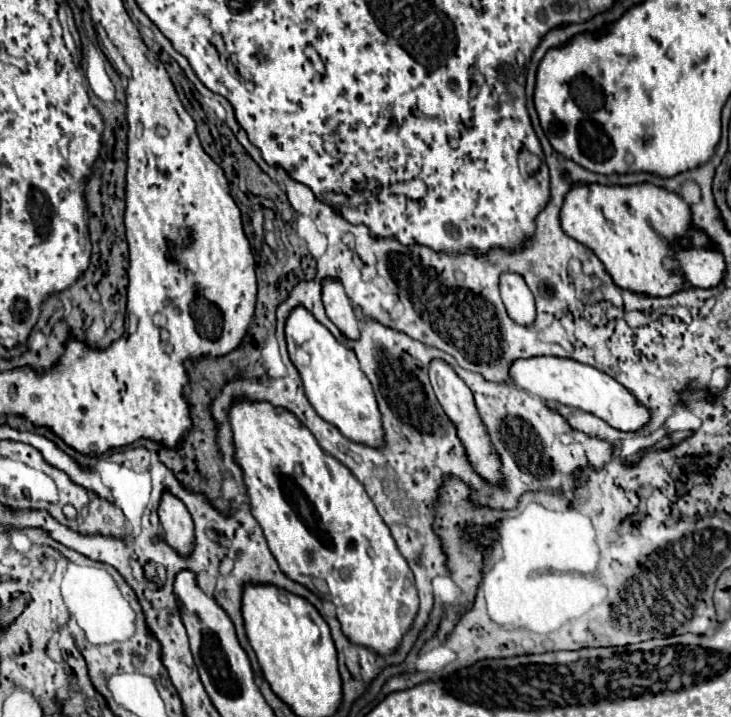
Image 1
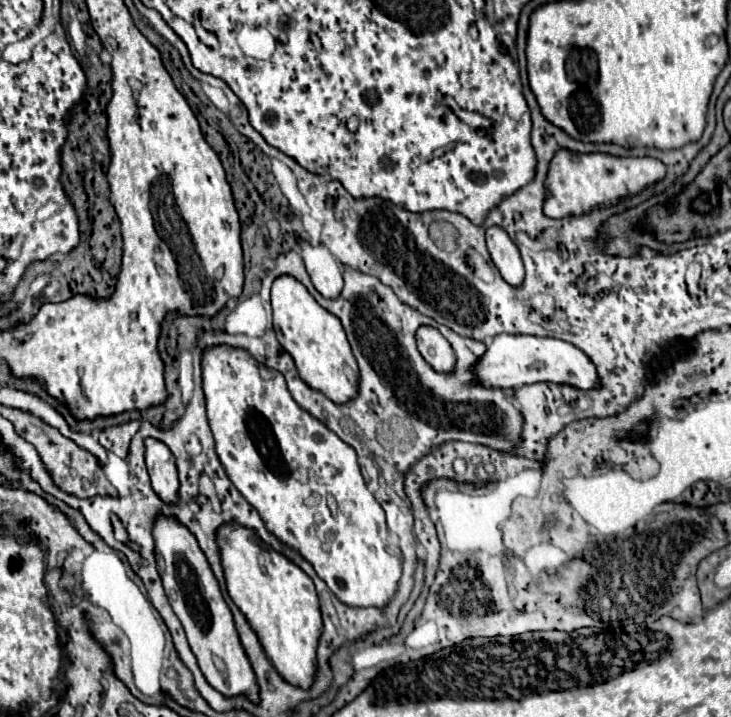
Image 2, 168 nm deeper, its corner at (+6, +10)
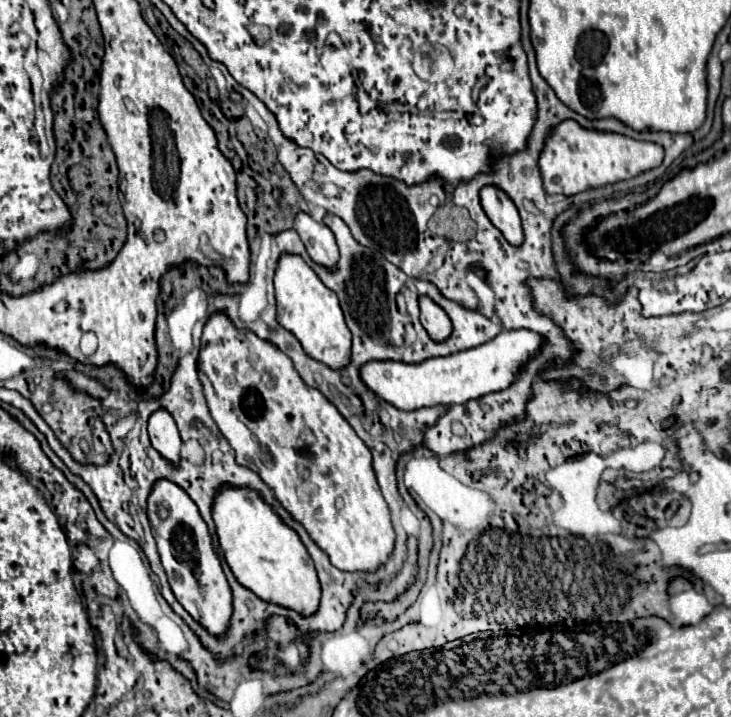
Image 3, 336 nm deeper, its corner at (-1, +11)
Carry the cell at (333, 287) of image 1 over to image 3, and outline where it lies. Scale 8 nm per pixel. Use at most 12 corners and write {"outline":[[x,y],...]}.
{"outline":[[298,213],[294,229],[312,261],[336,269],[340,255],[326,225]]}

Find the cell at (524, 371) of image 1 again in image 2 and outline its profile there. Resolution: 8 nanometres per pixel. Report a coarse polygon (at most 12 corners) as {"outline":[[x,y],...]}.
{"outline":[[497,334],[471,366],[485,388],[599,386],[573,344]]}

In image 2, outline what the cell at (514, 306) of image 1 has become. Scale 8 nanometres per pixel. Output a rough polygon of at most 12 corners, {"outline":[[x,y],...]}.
{"outline":[[501,226],[487,230],[487,248],[509,284],[525,278],[521,254]]}

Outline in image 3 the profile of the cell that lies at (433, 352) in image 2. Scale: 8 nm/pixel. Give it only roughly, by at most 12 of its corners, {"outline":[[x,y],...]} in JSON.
{"outline":[[420,297],[420,323],[436,343],[452,335],[448,315]]}

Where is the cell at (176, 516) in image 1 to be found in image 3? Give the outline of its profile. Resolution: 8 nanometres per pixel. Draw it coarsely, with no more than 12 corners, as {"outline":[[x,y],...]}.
{"outline":[[166,411],[148,421],[152,447],[180,463],[180,433]]}

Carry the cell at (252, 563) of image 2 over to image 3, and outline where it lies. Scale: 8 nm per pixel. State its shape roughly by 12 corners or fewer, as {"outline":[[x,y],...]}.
{"outline":[[224,487],[224,559],[264,603],[310,617],[306,547],[256,491]]}

